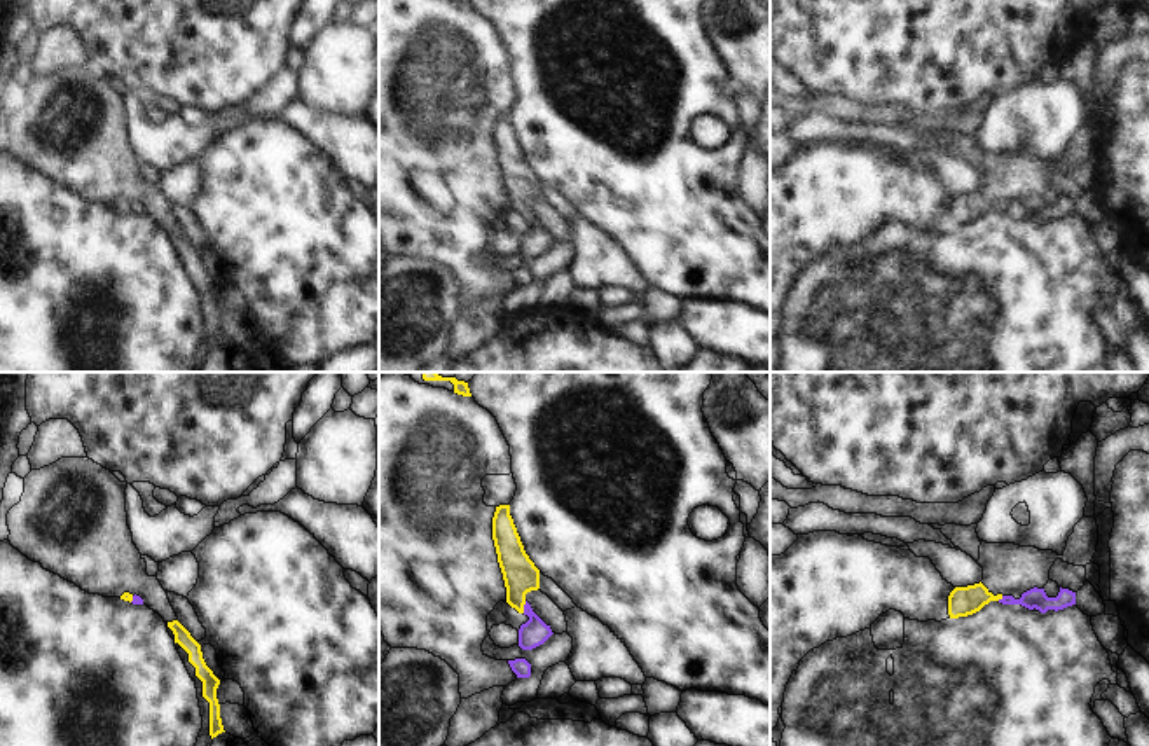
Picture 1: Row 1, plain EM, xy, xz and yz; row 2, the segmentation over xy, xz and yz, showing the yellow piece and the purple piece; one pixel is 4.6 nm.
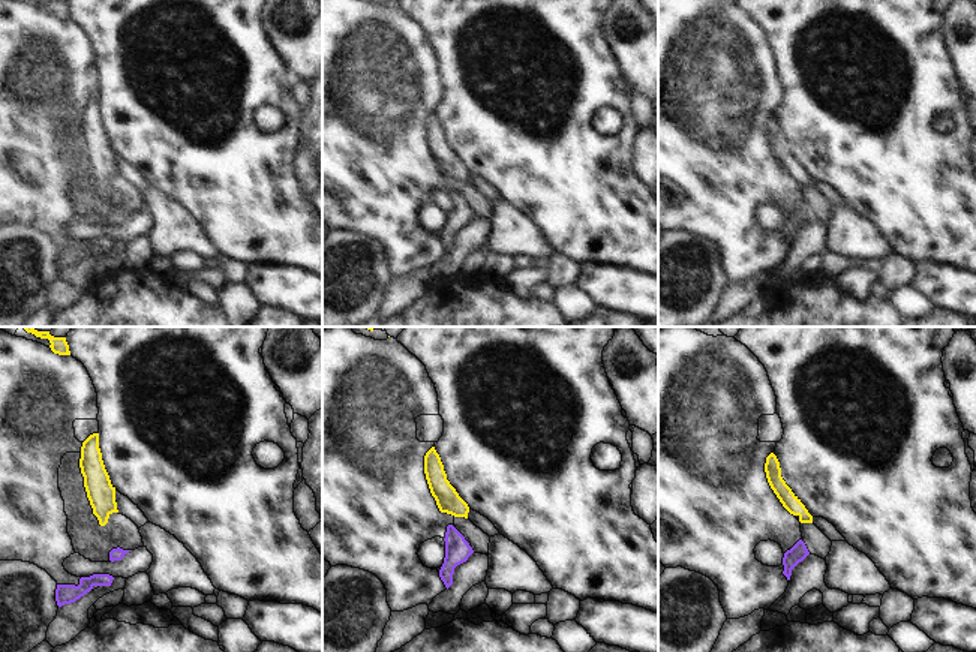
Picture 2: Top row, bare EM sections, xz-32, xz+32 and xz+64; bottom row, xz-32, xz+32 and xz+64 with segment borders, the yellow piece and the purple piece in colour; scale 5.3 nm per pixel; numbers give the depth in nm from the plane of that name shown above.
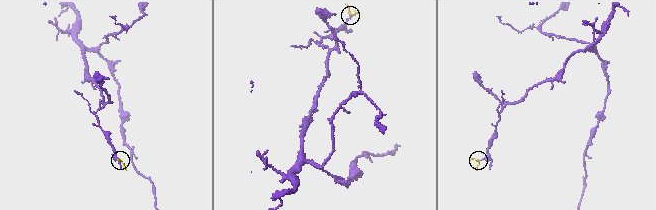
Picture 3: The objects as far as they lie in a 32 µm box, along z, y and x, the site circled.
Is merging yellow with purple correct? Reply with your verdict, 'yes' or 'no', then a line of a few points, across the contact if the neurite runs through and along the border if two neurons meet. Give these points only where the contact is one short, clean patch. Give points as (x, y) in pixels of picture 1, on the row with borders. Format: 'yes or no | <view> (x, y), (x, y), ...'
yes | xz (521, 575), (522, 607), (533, 617), (535, 631)

